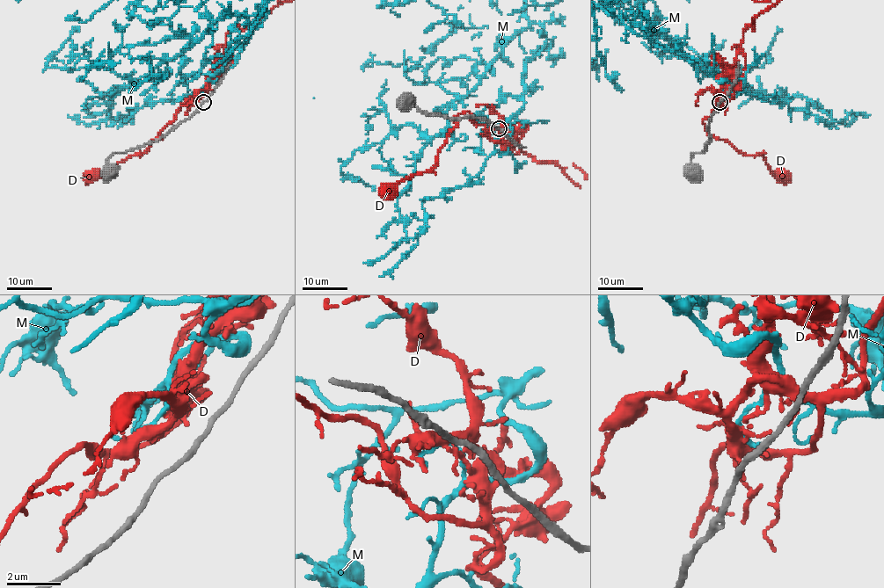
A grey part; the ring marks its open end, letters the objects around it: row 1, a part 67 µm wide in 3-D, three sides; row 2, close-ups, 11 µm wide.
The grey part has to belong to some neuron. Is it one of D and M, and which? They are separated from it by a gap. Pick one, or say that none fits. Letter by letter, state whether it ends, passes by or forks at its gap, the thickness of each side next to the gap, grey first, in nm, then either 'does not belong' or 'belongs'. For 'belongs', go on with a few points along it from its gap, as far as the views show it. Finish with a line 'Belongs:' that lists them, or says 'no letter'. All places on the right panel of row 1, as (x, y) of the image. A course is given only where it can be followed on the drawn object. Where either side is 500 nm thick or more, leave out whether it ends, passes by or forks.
D: it forks | 170/240 nm | does not belong
M: it ends | 170/150 nm | does not belong
Belongs: no letter

